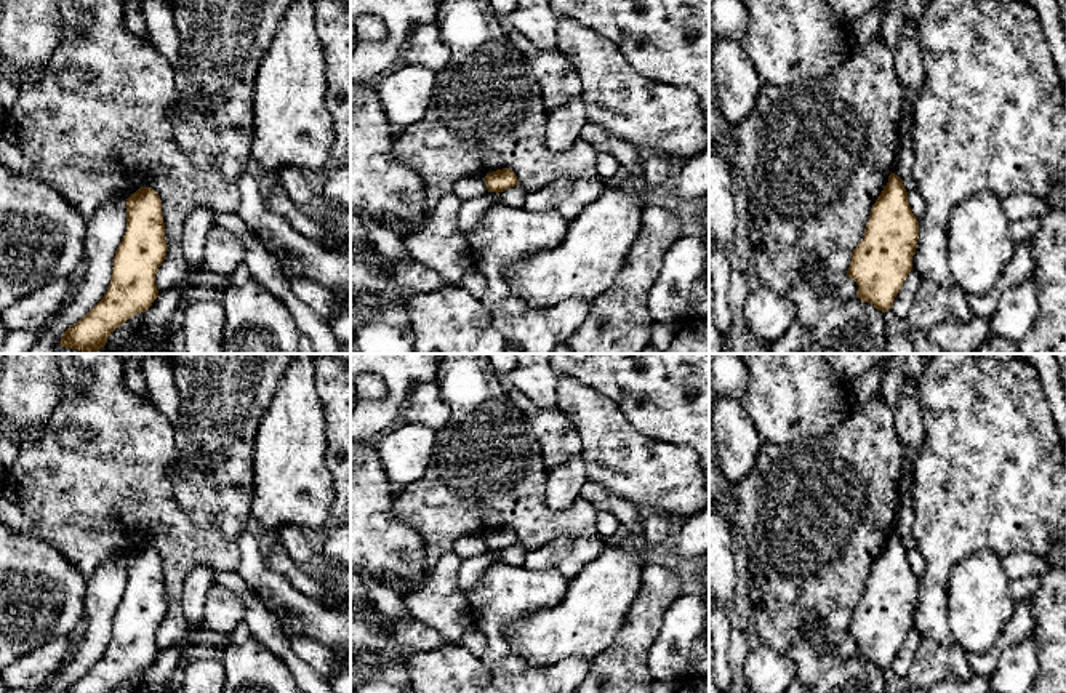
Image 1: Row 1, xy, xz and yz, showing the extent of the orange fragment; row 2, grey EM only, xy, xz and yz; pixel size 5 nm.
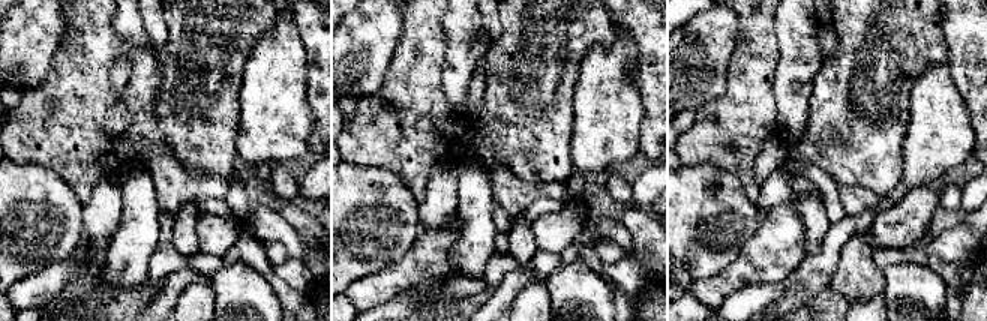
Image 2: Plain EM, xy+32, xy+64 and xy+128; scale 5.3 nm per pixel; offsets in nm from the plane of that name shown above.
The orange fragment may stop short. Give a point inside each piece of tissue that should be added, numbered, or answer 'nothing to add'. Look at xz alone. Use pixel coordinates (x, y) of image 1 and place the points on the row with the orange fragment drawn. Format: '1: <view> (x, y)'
nothing to add

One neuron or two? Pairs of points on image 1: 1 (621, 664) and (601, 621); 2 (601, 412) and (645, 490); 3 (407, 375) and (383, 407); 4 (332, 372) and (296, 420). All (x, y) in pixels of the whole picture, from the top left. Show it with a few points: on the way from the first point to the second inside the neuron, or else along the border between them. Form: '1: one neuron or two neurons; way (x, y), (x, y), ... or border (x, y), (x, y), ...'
1: two neurons; border (629, 608), (617, 636), (591, 658)
2: one neuron; way (605, 431), (612, 447), (636, 471)
3: one neuron; way (399, 383), (399, 389), (391, 399)
4: two neurons; border (312, 370), (325, 429)

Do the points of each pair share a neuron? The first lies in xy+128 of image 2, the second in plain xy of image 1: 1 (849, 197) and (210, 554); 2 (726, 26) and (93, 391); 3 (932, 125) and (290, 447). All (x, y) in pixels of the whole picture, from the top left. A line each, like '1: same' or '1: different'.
1: same
2: different
3: same

